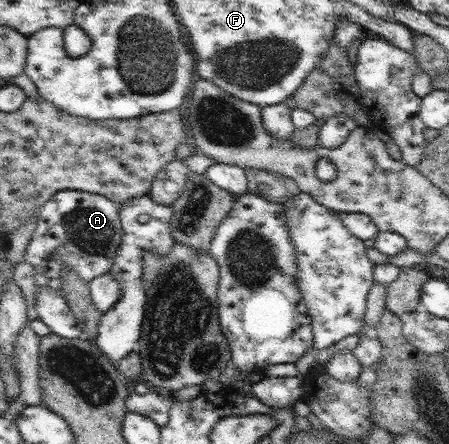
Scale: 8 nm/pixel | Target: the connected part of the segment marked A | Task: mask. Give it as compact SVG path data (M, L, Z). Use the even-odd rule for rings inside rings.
M61 190L41 206L24 260L34 265L36 284L52 287L66 298L60 280L62 271L76 271L86 283L102 276L110 270L122 235L120 203L88 191Z

